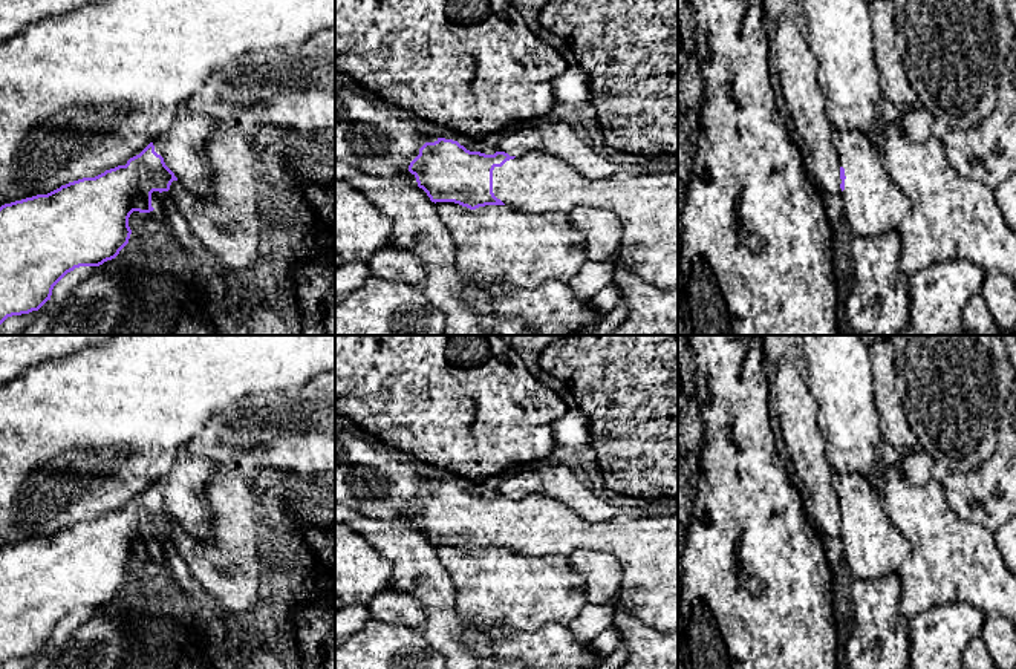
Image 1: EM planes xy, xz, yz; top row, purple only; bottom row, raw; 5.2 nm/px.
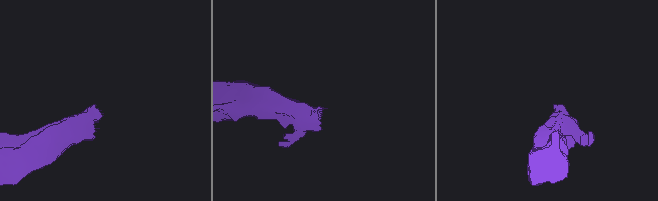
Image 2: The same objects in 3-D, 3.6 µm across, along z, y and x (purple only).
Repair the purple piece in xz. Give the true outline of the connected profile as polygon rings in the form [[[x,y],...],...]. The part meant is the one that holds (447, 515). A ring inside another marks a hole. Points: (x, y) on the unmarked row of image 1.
[[[445,481],[425,485],[409,514],[435,547],[506,548],[528,557],[571,557],[581,548],[614,554],[623,568],[617,606],[656,631],[678,631],[678,514],[588,522],[554,498],[485,498]]]

